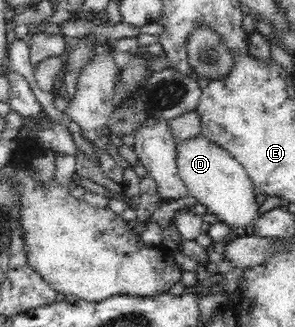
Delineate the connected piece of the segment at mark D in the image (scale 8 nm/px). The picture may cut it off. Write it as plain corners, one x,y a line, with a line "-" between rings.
198,134
177,144
176,158
179,178
187,187
188,195
207,207
209,214
215,214
220,223
230,228
255,224
260,204
256,203
254,186
246,170
224,148

